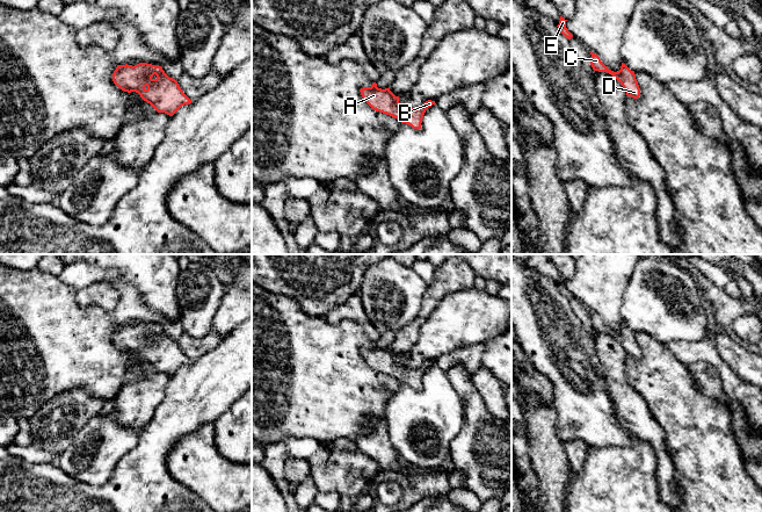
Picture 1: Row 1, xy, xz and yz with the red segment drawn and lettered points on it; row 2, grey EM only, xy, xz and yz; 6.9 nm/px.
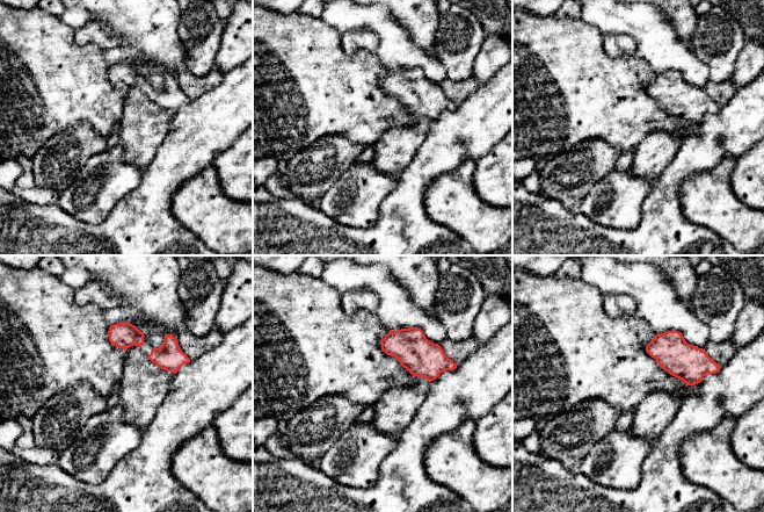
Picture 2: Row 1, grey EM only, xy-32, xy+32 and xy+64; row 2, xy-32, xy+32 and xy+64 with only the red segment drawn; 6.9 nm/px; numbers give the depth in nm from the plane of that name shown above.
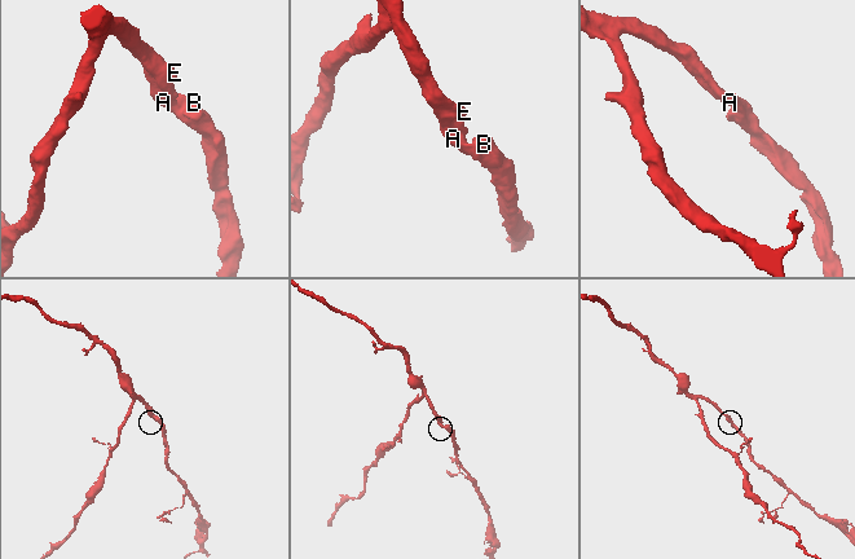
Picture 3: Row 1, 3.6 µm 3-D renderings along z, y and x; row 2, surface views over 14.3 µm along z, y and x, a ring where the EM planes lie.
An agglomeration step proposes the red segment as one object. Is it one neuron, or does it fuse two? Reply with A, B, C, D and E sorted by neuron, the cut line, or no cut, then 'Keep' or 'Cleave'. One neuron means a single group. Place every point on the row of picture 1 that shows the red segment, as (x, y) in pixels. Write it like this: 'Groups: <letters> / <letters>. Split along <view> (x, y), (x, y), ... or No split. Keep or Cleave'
Groups: A B C D E. No split. Keep

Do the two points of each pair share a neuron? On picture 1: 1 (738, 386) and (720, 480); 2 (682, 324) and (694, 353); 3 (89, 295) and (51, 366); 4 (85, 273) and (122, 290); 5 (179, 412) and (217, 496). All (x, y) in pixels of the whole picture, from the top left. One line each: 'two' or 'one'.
1: two
2: two
3: two
4: one
5: two

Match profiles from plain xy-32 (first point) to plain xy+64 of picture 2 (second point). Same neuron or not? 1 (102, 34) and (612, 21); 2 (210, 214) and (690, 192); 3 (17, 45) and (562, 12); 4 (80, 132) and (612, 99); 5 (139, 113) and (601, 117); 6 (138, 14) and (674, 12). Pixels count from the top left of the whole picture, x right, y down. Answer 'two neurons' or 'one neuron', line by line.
1: two neurons
2: one neuron
3: two neurons
4: two neurons
5: two neurons
6: one neuron

